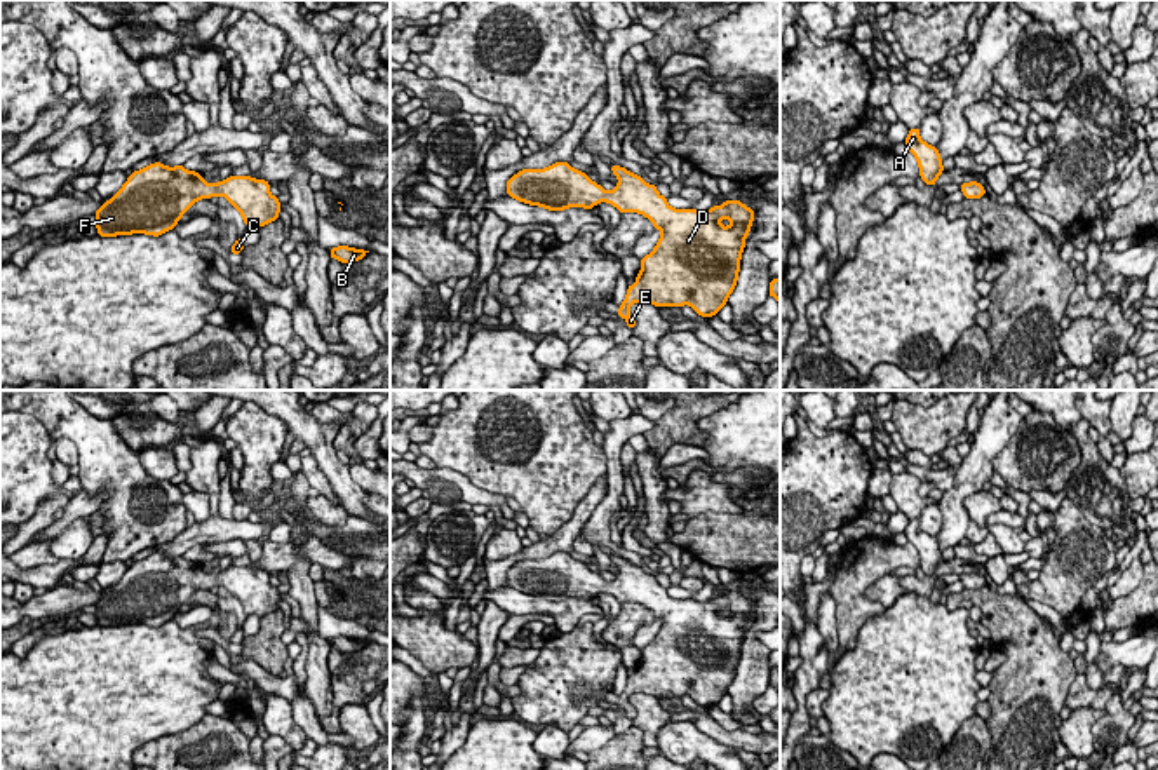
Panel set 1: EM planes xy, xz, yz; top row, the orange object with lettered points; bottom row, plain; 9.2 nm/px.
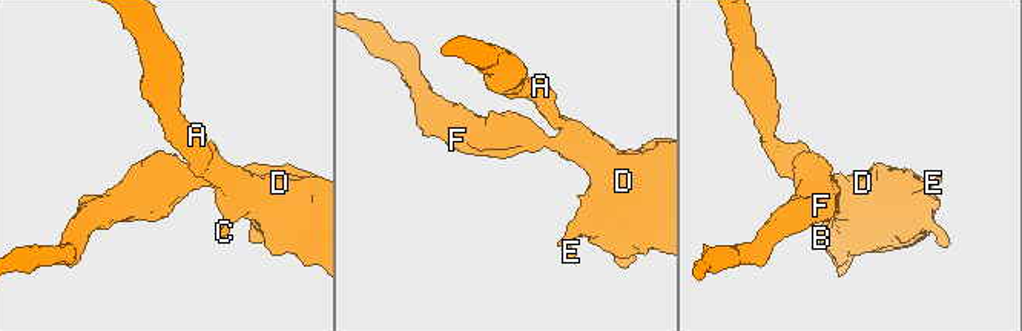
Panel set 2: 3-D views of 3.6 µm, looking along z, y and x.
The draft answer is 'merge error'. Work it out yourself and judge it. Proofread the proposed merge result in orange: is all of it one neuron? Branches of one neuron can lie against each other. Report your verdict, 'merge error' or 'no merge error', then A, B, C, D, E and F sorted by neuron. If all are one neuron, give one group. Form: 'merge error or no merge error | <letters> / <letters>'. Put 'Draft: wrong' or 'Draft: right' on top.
Draft: wrong
no merge error | A B C D E F

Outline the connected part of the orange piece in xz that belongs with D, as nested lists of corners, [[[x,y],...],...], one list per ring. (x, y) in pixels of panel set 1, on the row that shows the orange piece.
[[[555,162],[545,169],[519,171],[507,181],[507,193],[549,211],[592,209],[608,202],[622,214],[639,213],[653,221],[662,237],[641,260],[641,272],[616,312],[627,321],[627,328],[636,328],[636,319],[629,314],[632,303],[690,305],[705,319],[717,315],[737,286],[754,209],[740,200],[724,200],[709,211],[674,209],[655,185],[625,167],[609,167],[618,178],[611,192],[569,162]]]

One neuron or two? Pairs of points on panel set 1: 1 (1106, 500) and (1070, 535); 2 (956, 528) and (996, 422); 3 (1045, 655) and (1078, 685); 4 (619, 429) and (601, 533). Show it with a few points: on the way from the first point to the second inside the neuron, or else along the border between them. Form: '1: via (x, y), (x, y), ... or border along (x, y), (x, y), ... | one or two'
1: border along (1066, 497), (1090, 523), (1103, 530) | two
2: via (956, 502), (956, 495), (977, 467), (984, 448) | one
3: border along (1077, 675), (1064, 704) | two
4: via (613, 455), (613, 493), (606, 507) | one

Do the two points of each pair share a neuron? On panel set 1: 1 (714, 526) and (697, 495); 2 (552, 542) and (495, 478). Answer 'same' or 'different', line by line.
1: different
2: different

